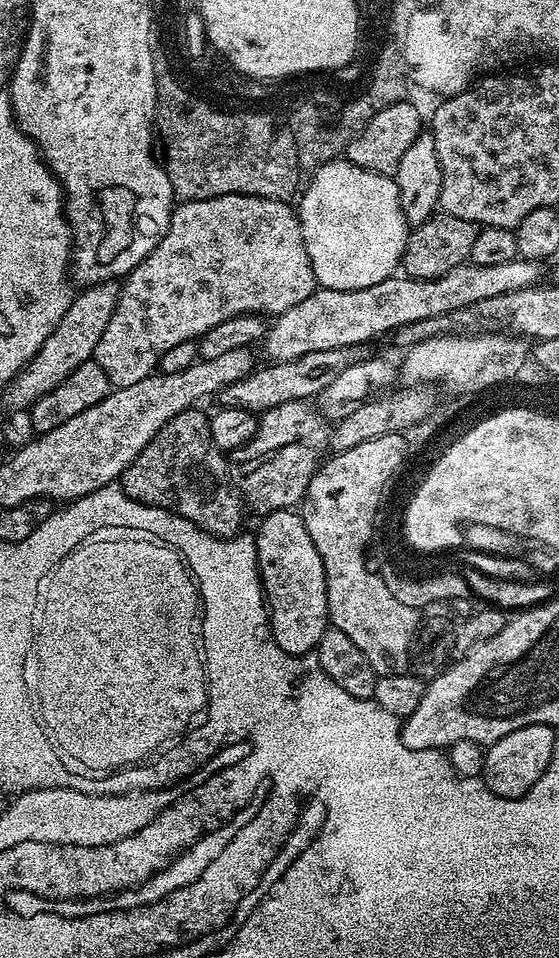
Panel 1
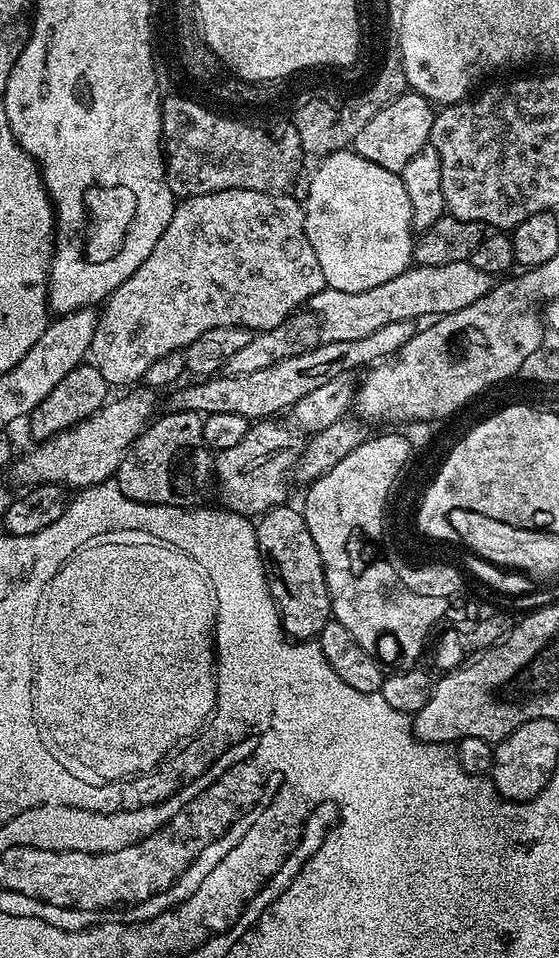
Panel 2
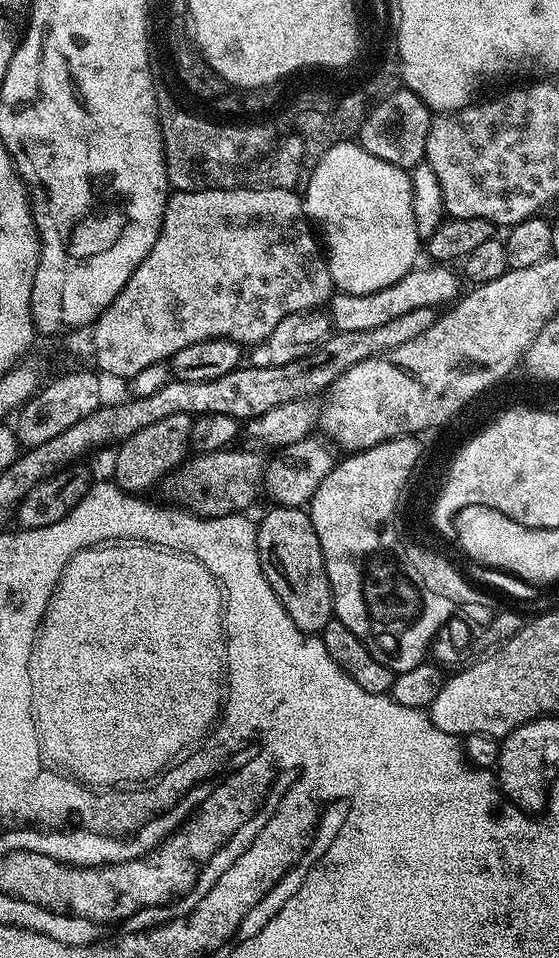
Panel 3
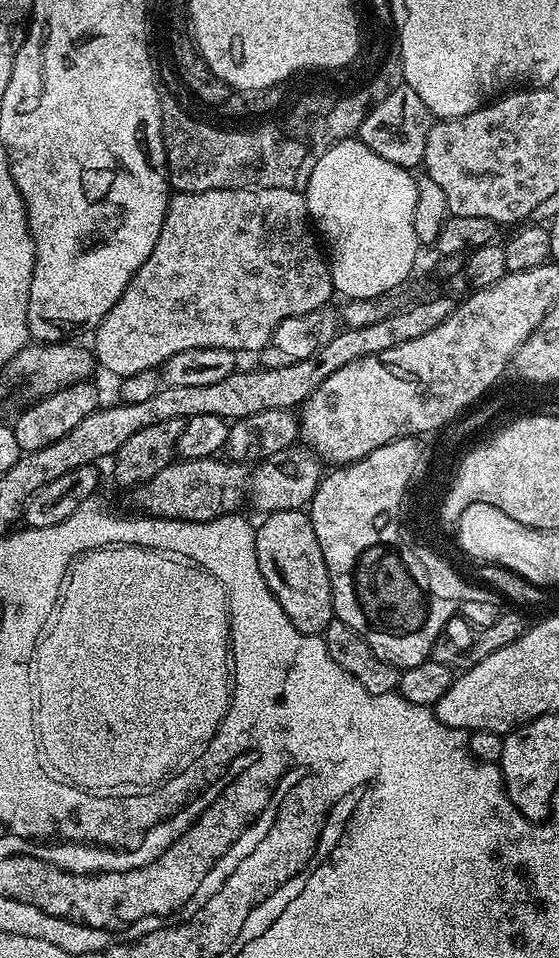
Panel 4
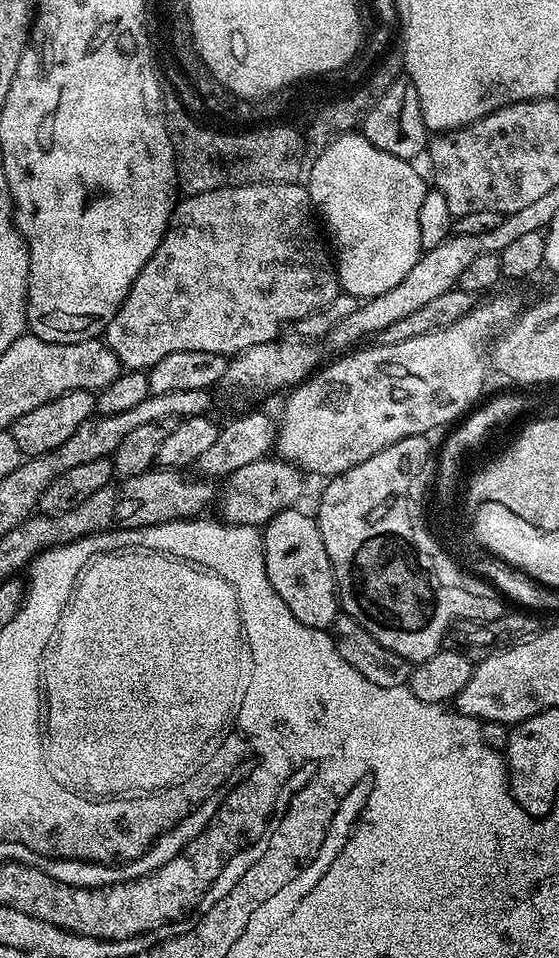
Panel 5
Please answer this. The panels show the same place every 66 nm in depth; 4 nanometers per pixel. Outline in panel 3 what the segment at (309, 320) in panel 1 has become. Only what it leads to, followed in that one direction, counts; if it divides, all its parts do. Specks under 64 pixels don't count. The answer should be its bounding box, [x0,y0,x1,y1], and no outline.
[326,266,462,332]

